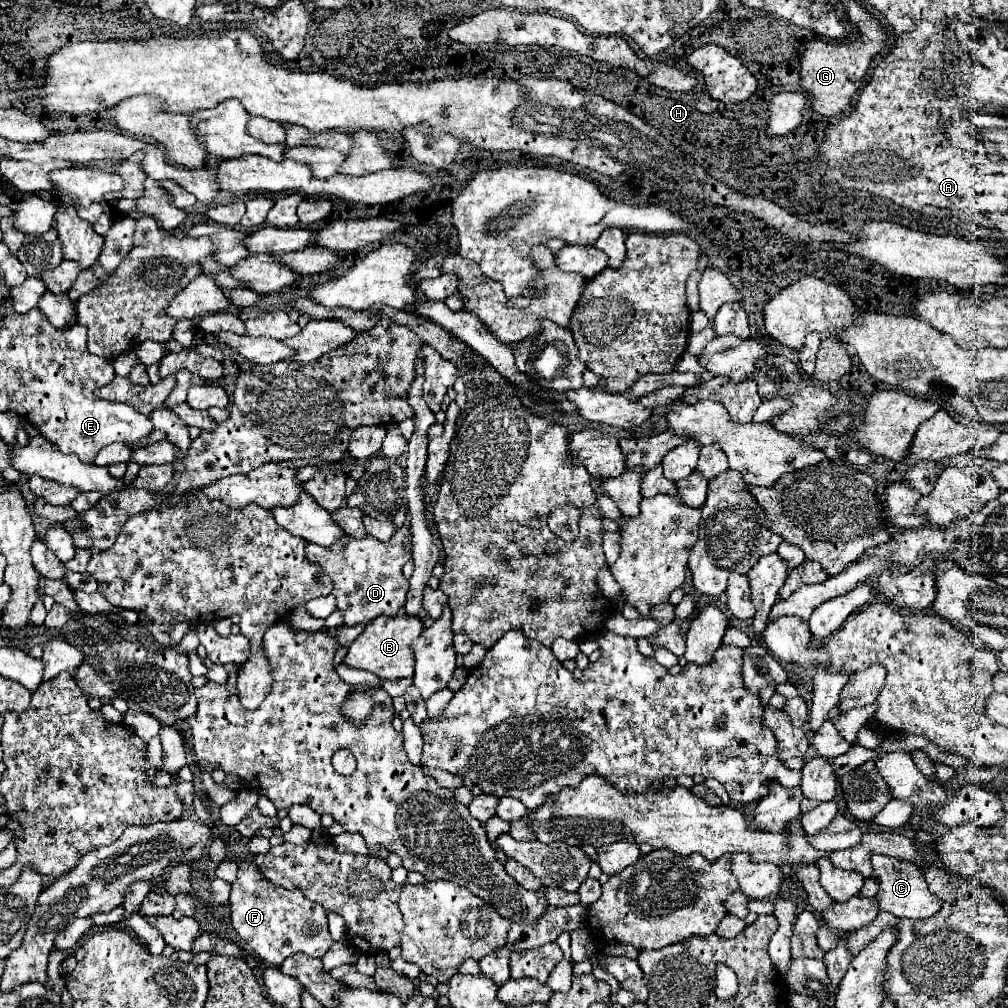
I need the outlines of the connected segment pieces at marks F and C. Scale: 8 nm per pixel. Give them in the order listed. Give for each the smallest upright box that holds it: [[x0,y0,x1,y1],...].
[[230,861,334,967],[872,855,942,919]]

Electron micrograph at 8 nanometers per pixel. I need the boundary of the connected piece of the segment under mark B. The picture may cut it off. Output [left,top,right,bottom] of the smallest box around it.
[344,615,422,679]

